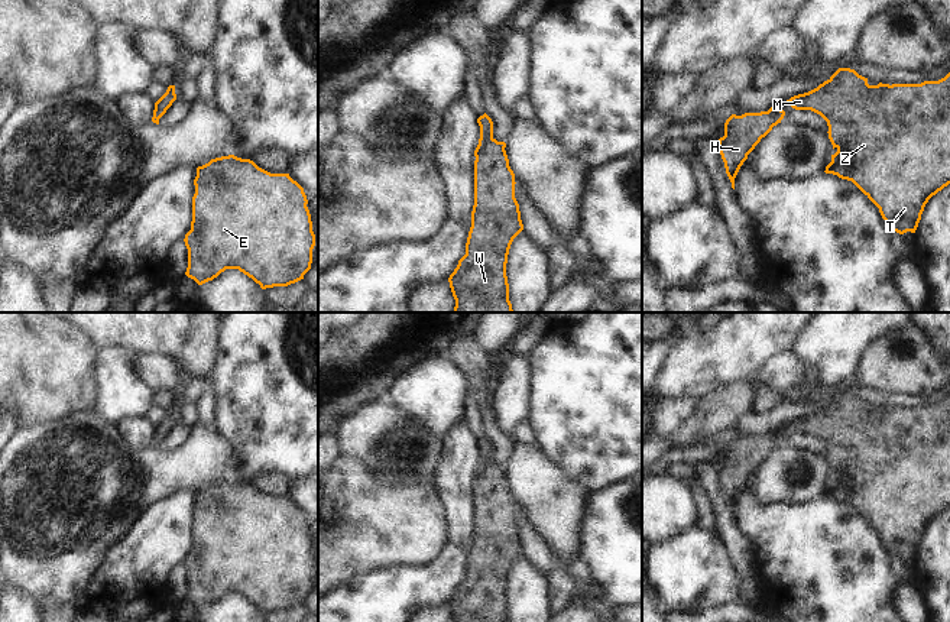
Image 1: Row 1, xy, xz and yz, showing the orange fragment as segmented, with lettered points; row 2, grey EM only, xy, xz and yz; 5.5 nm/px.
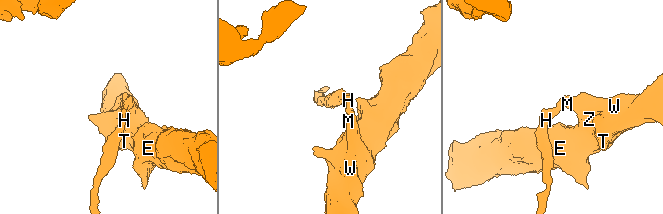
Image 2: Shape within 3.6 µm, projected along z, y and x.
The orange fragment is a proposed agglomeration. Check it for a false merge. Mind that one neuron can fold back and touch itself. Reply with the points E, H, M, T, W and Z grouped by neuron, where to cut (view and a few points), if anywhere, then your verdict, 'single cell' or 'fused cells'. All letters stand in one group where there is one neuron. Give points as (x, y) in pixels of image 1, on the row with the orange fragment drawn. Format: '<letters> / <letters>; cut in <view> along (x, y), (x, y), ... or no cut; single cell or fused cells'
E H M T W Z; no cut; single cell

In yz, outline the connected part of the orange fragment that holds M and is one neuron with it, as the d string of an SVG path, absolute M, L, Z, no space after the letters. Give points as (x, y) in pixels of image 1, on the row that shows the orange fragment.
M839 68L817 88L787 100L795 110L811 110L829 126L837 152L826 174L852 181L878 208L889 231L915 233L928 200L950 184L950 72L938 81L921 84L869 85L855 69Z

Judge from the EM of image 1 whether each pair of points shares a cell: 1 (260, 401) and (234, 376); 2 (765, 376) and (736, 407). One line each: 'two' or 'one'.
1: one
2: two

